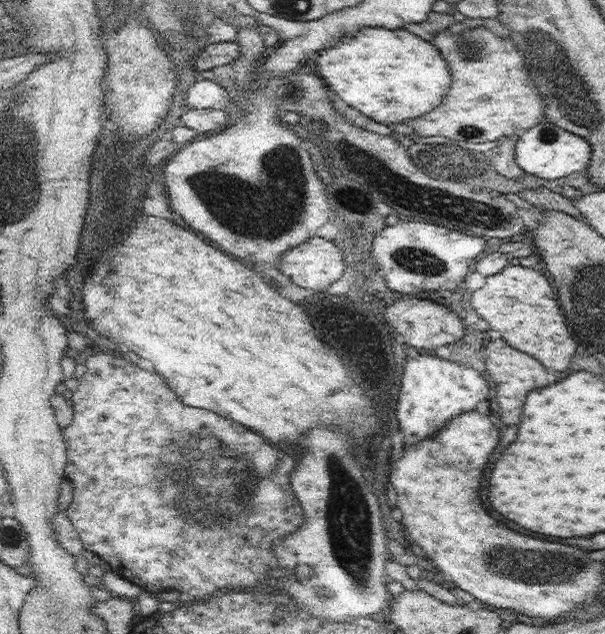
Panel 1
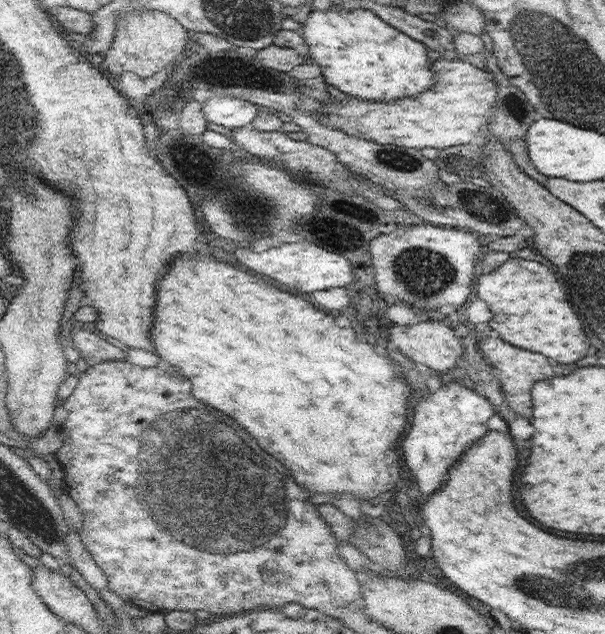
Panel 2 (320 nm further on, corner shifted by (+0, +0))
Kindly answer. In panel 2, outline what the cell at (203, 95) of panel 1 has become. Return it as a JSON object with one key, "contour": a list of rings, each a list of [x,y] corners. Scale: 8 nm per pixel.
{"contour":[[[212,93],[203,103],[203,113],[209,122],[236,129],[251,125],[260,106],[233,96]]]}

